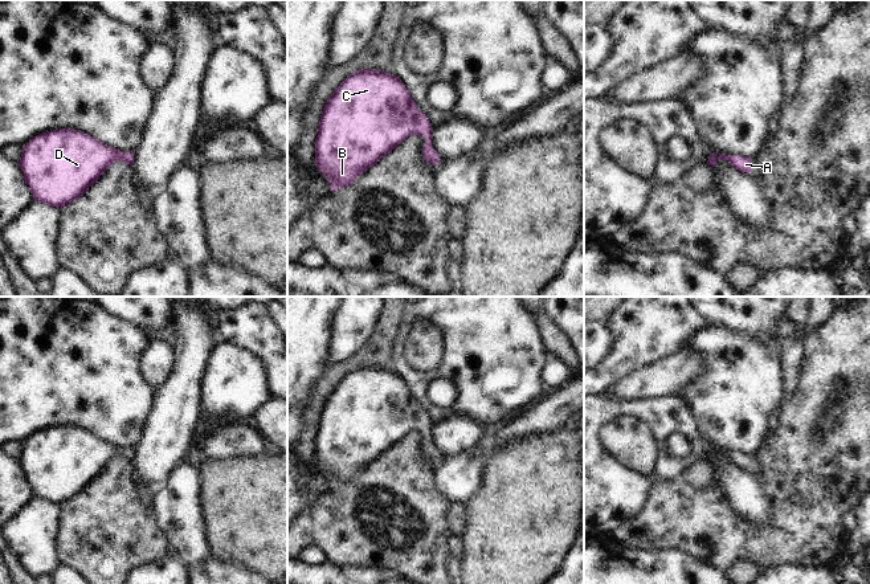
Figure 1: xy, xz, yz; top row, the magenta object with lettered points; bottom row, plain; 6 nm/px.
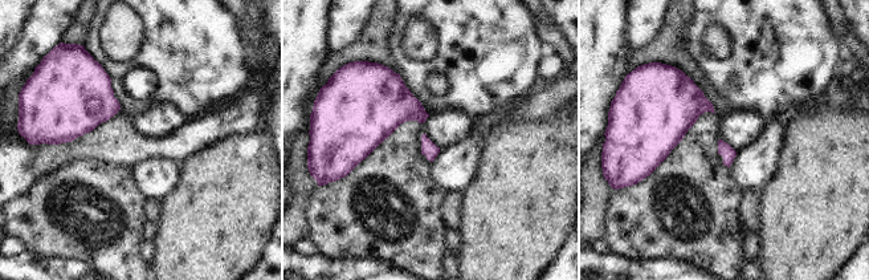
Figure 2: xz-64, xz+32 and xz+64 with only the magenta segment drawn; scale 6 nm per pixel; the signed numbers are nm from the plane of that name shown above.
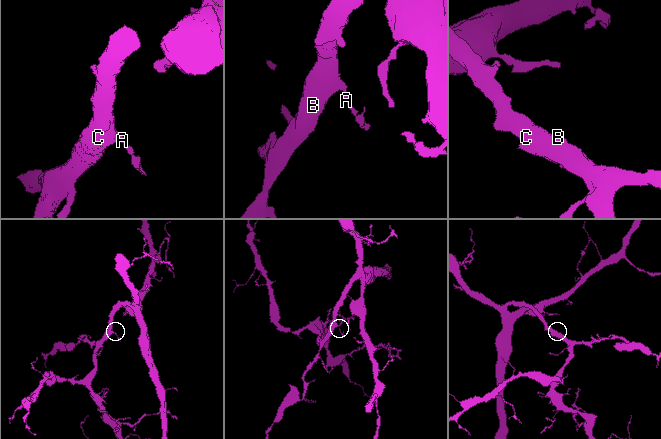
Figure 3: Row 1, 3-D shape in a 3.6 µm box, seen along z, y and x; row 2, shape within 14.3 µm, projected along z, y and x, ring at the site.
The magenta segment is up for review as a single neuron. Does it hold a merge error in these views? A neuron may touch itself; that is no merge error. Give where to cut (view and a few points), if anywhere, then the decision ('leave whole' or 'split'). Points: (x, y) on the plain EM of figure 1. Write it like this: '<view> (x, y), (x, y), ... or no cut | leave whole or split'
no cut | leave whole

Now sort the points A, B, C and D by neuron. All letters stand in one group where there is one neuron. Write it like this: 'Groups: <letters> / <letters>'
Groups: A B C D

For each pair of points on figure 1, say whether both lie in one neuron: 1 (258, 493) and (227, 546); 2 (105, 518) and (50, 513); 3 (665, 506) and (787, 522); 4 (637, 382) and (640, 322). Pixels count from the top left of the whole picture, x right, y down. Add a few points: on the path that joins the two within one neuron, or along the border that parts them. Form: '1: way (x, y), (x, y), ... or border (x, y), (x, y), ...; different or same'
1: way (258, 506), (258, 514), (240, 533); same
2: border (61, 505), (61, 526), (57, 544); different
3: way (695, 522), (706, 525), (718, 534), (759, 534); same
4: border (666, 358), (629, 372), (611, 387); different

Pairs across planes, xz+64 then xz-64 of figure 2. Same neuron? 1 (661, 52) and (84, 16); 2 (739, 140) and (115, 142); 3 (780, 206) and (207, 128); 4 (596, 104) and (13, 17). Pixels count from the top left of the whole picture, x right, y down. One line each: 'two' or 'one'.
1: one
2: two
3: two
4: one

